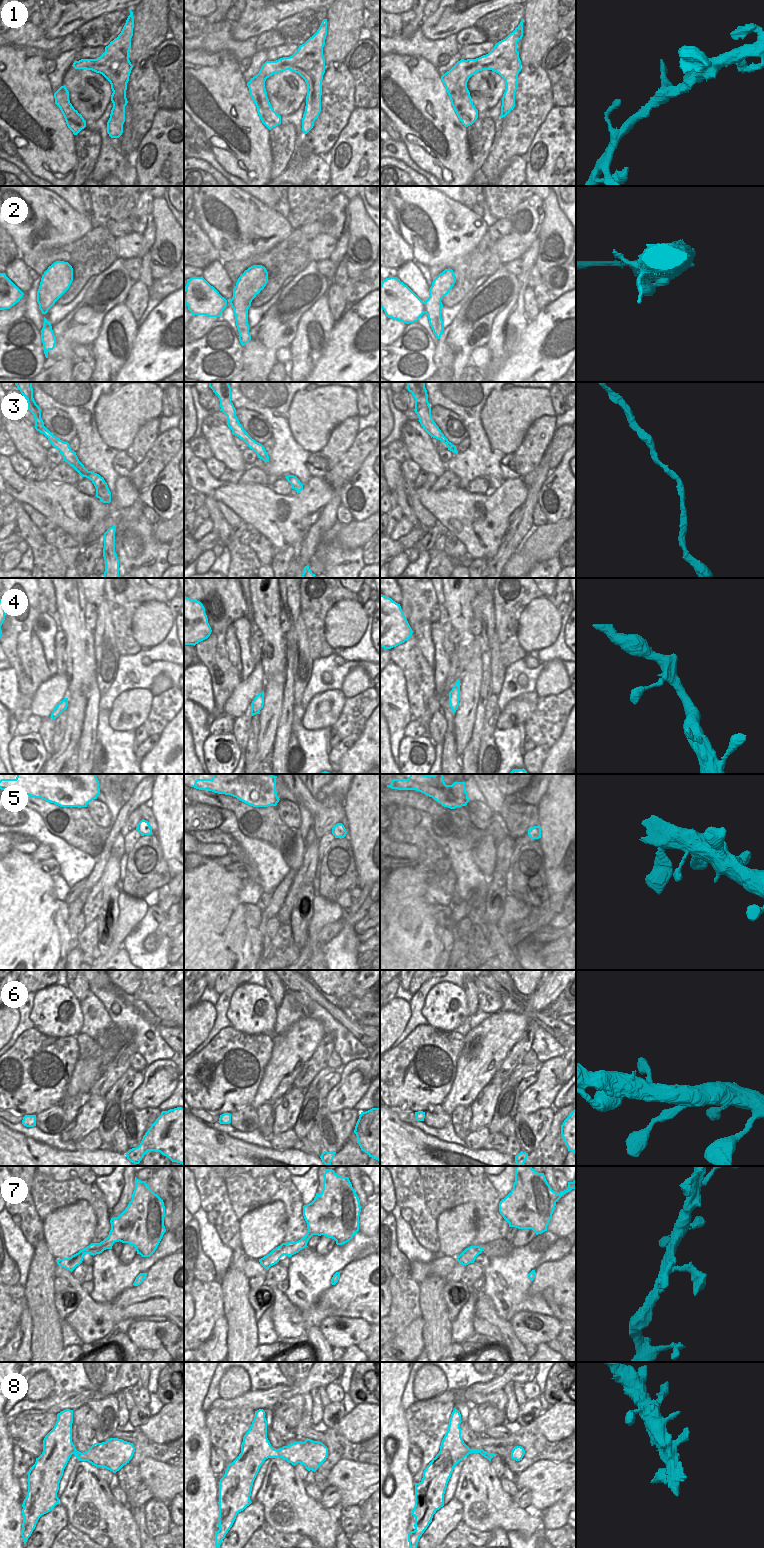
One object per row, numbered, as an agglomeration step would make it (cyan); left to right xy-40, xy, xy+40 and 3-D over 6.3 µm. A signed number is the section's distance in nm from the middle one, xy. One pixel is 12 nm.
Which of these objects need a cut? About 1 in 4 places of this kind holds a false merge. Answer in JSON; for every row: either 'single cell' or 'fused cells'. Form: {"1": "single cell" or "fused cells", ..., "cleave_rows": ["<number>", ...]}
{"1": "single cell", "2": "single cell", "3": "single cell", "4": "single cell", "5": "single cell", "6": "single cell", "7": "single cell", "8": "single cell", "cleave_rows": []}

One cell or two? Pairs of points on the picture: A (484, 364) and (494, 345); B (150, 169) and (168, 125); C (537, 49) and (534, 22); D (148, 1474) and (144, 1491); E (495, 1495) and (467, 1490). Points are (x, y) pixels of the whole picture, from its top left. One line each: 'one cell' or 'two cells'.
A: two cells
B: one cell
C: one cell
D: two cells
E: one cell

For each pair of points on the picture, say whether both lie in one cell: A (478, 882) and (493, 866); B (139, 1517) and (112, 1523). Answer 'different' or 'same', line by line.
A: different
B: different

